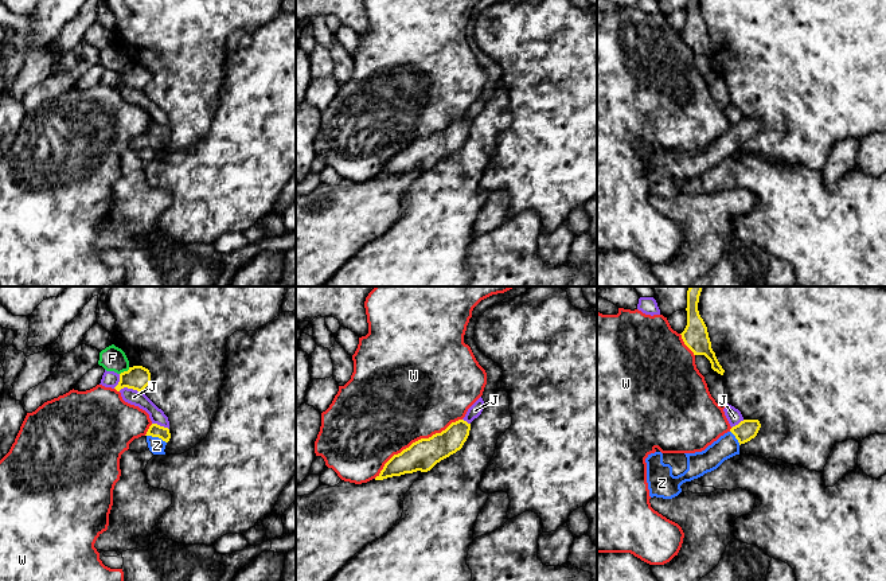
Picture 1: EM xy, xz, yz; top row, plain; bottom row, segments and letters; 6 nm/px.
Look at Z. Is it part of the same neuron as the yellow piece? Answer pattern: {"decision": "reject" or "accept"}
{"decision": "accept"}

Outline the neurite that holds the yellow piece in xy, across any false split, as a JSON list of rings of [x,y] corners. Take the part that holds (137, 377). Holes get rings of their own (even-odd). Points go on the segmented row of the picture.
[[[143,366],[129,367],[128,371],[120,374],[120,382],[114,387],[120,391],[124,387],[143,391],[151,383],[151,373]]]

